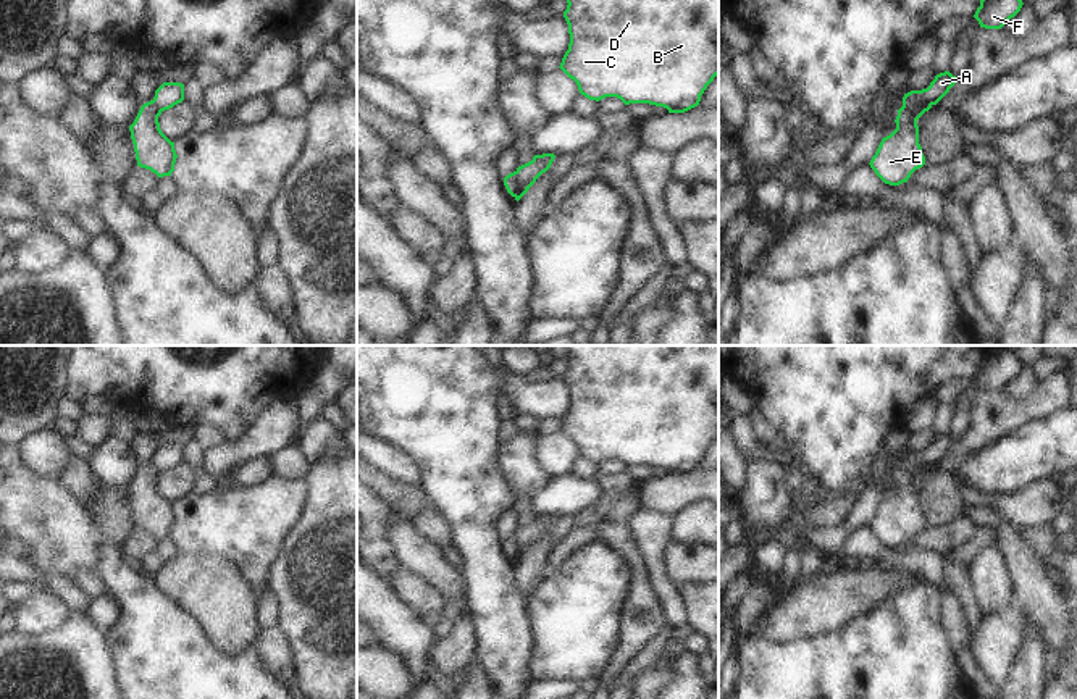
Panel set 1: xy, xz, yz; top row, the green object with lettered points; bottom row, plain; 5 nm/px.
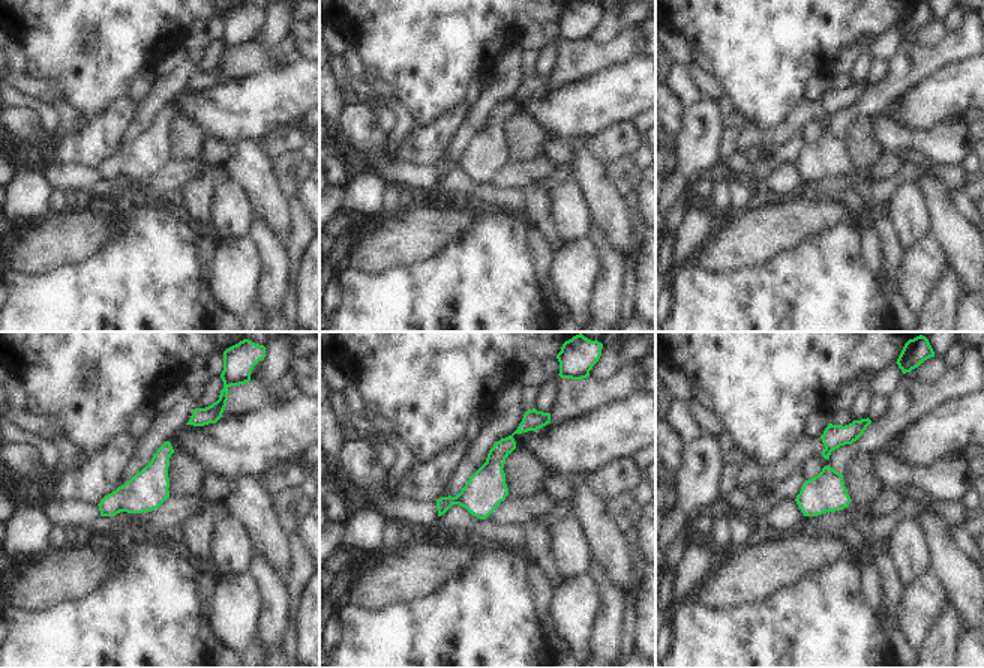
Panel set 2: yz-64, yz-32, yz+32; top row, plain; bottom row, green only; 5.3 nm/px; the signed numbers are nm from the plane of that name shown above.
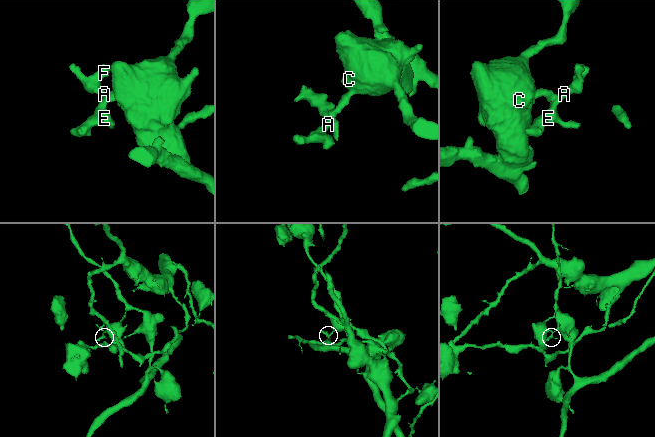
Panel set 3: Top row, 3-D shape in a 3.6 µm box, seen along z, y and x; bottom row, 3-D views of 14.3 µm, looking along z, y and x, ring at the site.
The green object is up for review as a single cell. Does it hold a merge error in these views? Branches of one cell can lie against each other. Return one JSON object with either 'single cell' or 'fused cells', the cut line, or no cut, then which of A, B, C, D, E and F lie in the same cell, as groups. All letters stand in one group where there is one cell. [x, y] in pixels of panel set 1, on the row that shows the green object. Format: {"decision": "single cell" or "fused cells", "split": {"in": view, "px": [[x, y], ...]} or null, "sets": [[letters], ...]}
{"decision": "fused cells", "split": {"in": "yz", "px": [[930, 104], [924, 99], [916, 99], [903, 105]]}, "sets": [["A", "B", "C", "D", "F"], ["E"]]}

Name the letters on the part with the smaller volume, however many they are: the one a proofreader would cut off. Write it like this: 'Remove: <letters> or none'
Remove: E

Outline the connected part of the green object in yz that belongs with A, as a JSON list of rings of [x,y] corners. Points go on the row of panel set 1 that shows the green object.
[[[949,71],[940,73],[927,89],[911,90],[904,94],[903,105],[907,105],[919,98],[925,98],[930,105],[937,105],[958,81],[959,77],[953,76]]]

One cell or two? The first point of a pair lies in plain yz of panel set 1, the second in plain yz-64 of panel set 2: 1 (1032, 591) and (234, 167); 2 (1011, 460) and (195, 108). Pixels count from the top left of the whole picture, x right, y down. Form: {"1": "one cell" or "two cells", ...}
{"1": "one cell", "2": "one cell"}

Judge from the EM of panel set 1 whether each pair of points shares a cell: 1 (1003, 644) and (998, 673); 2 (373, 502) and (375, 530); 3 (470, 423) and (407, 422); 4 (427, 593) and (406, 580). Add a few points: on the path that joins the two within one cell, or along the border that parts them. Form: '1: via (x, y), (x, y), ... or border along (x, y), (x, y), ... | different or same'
1: via (998, 651), (998, 667) | same
2: via (373, 509), (375, 523) | same
3: via (454, 423), (423, 422) | same
4: via (422, 593), (410, 585) | same

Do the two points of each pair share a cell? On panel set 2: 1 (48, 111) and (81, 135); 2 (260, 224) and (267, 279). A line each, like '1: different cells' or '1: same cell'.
1: different cells
2: same cell

